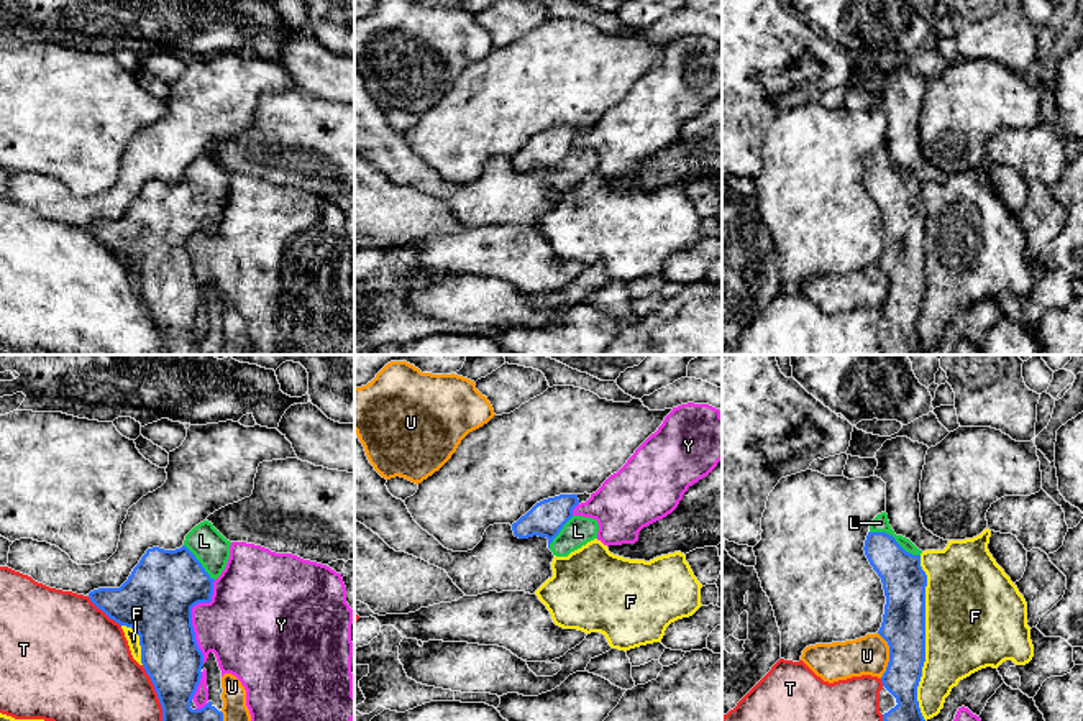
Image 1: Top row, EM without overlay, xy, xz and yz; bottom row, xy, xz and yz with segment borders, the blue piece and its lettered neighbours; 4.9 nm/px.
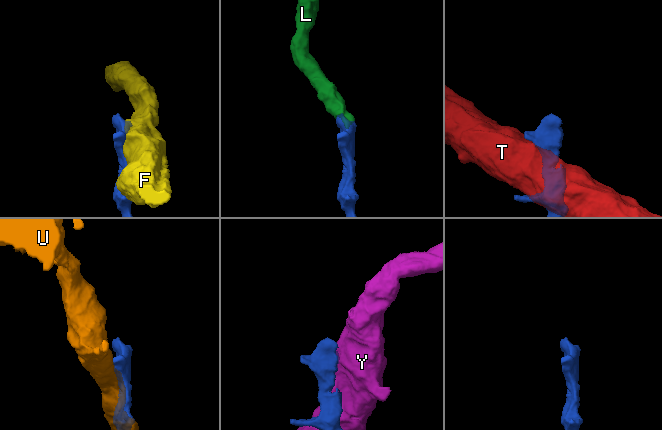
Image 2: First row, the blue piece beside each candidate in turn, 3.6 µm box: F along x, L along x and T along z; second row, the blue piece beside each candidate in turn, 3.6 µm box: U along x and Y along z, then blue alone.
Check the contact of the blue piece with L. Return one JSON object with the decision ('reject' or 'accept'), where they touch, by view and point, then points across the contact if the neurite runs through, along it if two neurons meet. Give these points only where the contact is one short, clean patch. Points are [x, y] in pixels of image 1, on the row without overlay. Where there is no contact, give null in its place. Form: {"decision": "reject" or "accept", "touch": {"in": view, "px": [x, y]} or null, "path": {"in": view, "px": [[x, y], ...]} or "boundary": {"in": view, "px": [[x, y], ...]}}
{"decision": "accept", "touch": {"in": "yz", "px": [895, 171]}, "path": {"in": "yz", "px": [[903, 211], [895, 191], [895, 171], [880, 155]]}}

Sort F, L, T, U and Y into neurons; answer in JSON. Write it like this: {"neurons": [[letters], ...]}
{"neurons": [["F"], ["L"], ["T"], ["U"], ["Y"]]}

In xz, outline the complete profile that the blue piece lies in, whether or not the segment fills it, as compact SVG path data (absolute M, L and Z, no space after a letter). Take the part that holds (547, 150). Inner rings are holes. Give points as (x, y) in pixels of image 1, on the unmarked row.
M560 126L543 131L512 156L514 168L519 171L546 169L553 187L568 189L597 171L599 163L596 151L573 146L578 136L578 126Z

